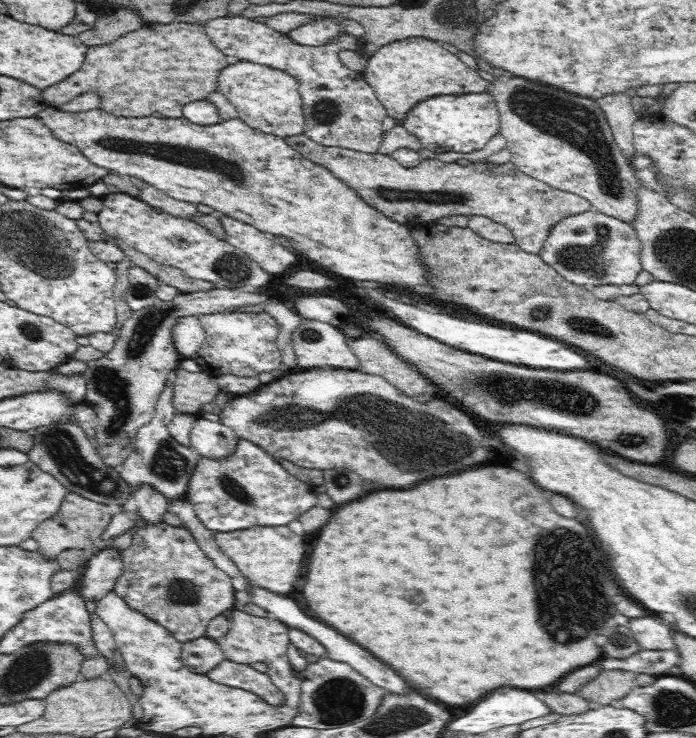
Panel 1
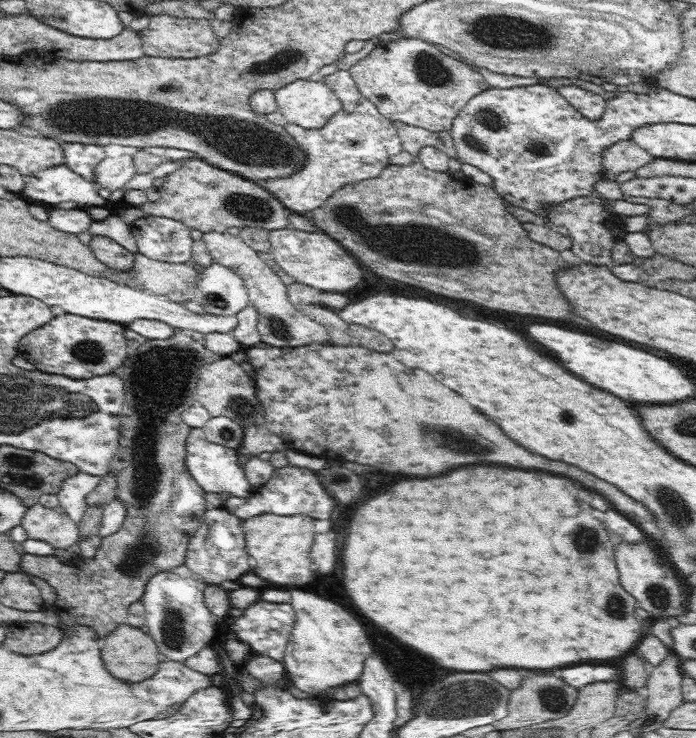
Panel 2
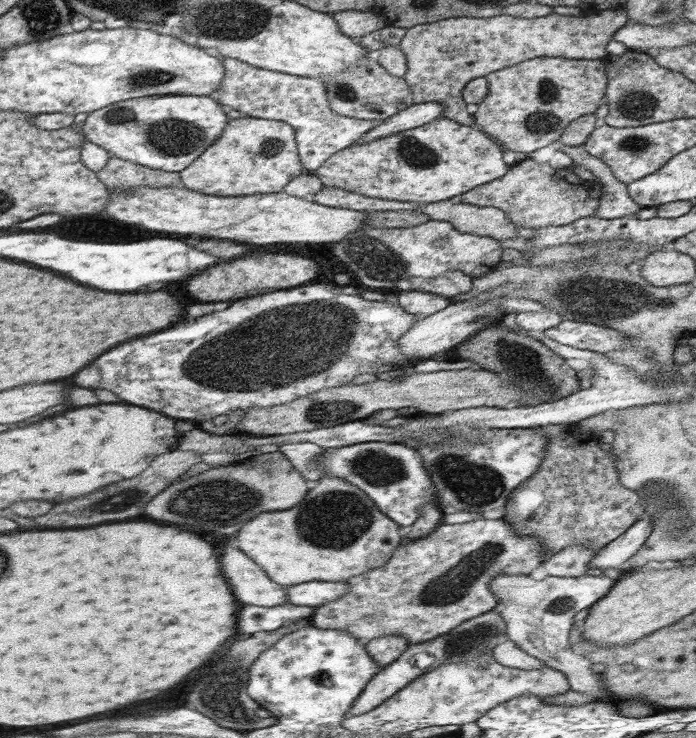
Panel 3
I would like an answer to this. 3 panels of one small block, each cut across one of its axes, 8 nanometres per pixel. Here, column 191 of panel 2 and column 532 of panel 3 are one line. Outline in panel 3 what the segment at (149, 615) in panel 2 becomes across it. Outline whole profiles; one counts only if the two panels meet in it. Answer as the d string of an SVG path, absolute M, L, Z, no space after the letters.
M501 574L491 577L487 583L495 596L494 610L505 622L505 638L517 644L529 656L541 660L545 667L563 672L570 683L570 690L591 696L595 702L610 702L610 697L601 685L599 671L591 661L571 649L568 637L571 618L576 612L589 608L613 586L615 580L607 576L581 575L580 577L547 576L534 580L525 574Z

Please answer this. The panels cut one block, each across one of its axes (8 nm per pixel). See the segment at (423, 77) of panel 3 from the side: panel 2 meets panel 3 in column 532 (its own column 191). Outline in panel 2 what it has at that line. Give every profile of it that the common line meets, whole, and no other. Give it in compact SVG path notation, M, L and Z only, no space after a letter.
M151 15L148 28L137 33L141 38L141 45L148 56L162 58L196 58L206 57L207 54L218 50L220 39L216 37L209 19L178 18L168 15Z

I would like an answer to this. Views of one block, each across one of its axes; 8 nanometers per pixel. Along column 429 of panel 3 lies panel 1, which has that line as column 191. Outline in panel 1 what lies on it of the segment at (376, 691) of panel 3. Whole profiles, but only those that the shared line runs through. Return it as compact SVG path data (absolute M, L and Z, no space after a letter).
M204 635L182 643L182 659L192 672L206 674L224 659L224 651L216 639Z

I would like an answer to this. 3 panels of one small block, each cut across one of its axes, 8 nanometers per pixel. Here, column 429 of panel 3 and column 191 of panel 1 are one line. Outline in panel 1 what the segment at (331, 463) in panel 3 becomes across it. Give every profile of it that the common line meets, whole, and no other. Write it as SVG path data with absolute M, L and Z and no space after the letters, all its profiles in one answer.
M243 439L224 460L200 458L193 470L185 498L194 507L201 524L214 533L288 525L318 504L309 484L291 476L262 447Z

